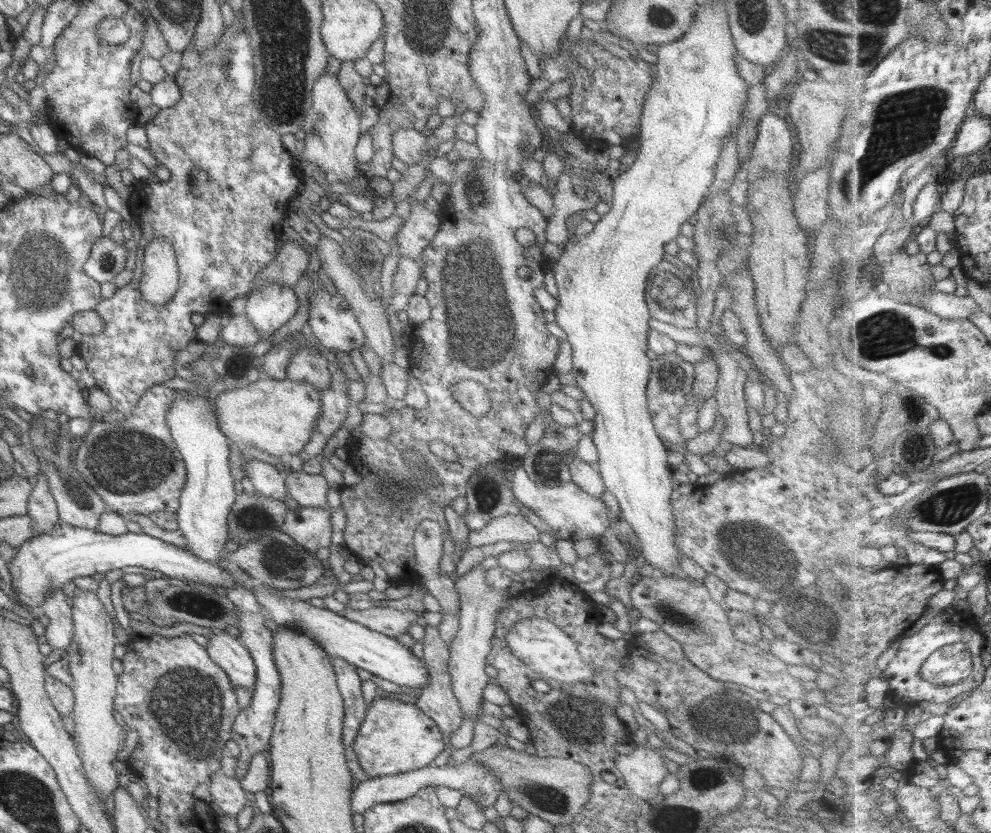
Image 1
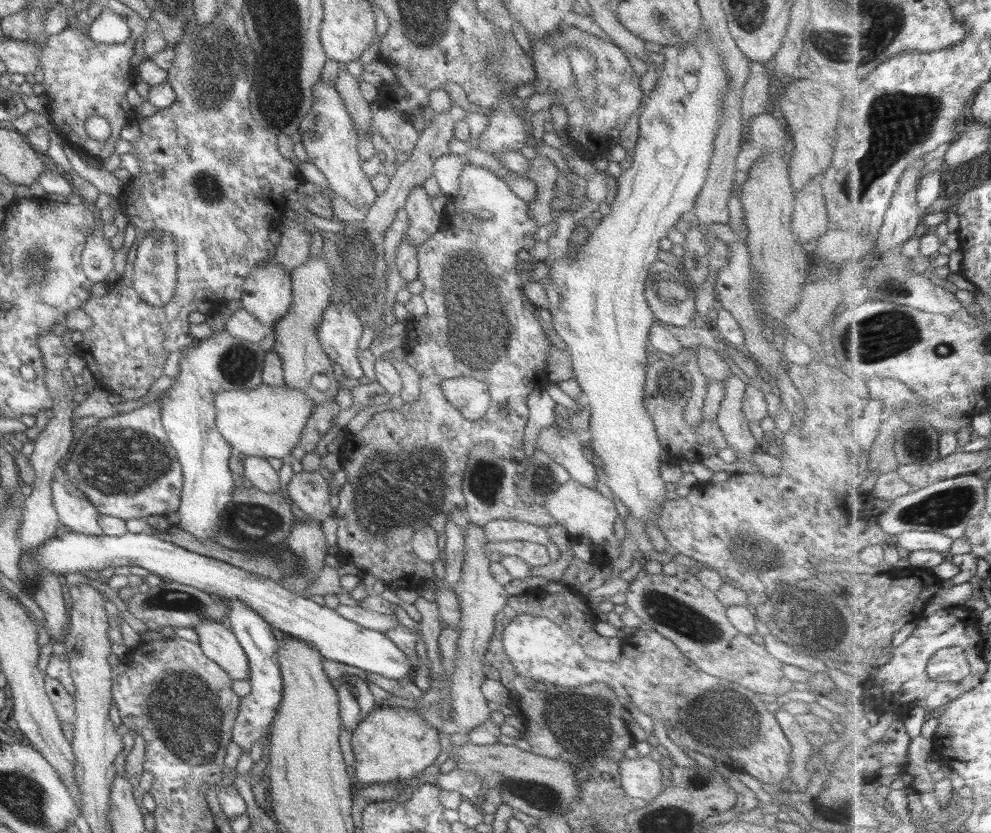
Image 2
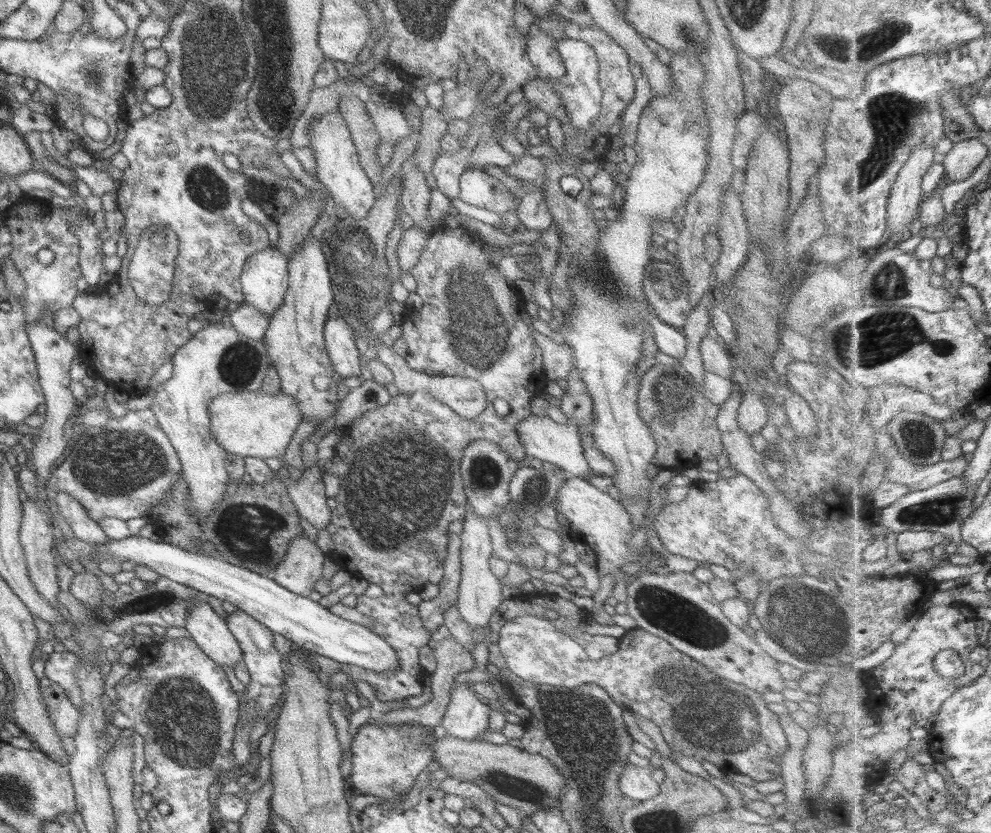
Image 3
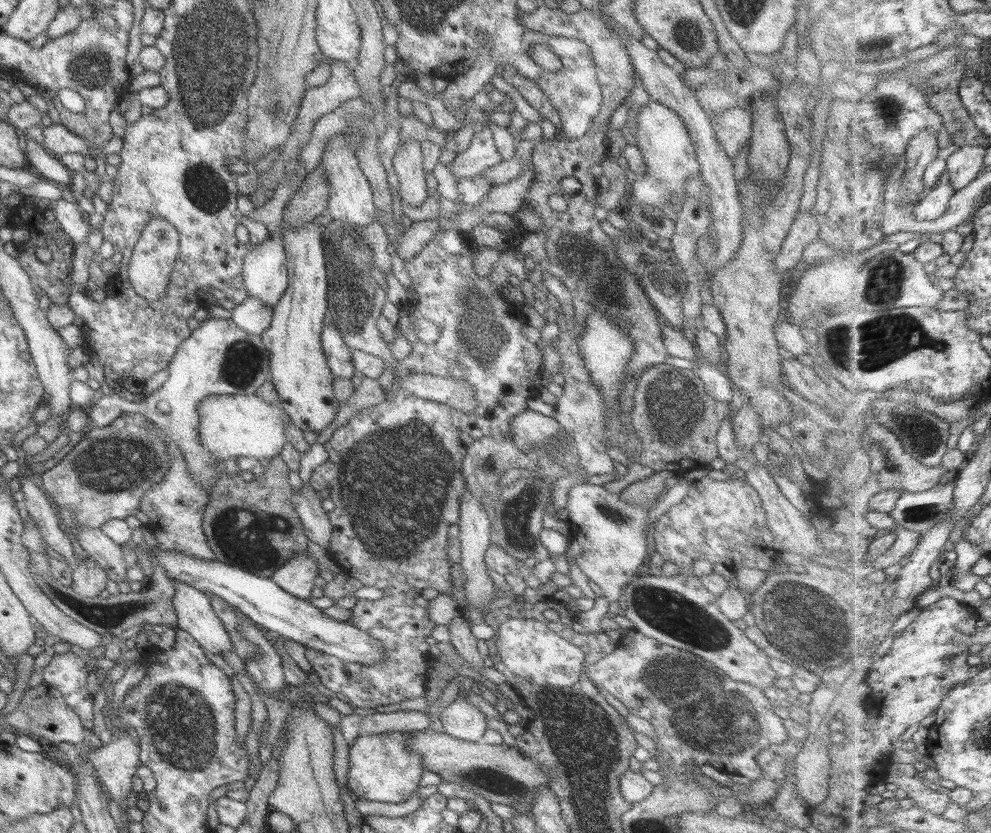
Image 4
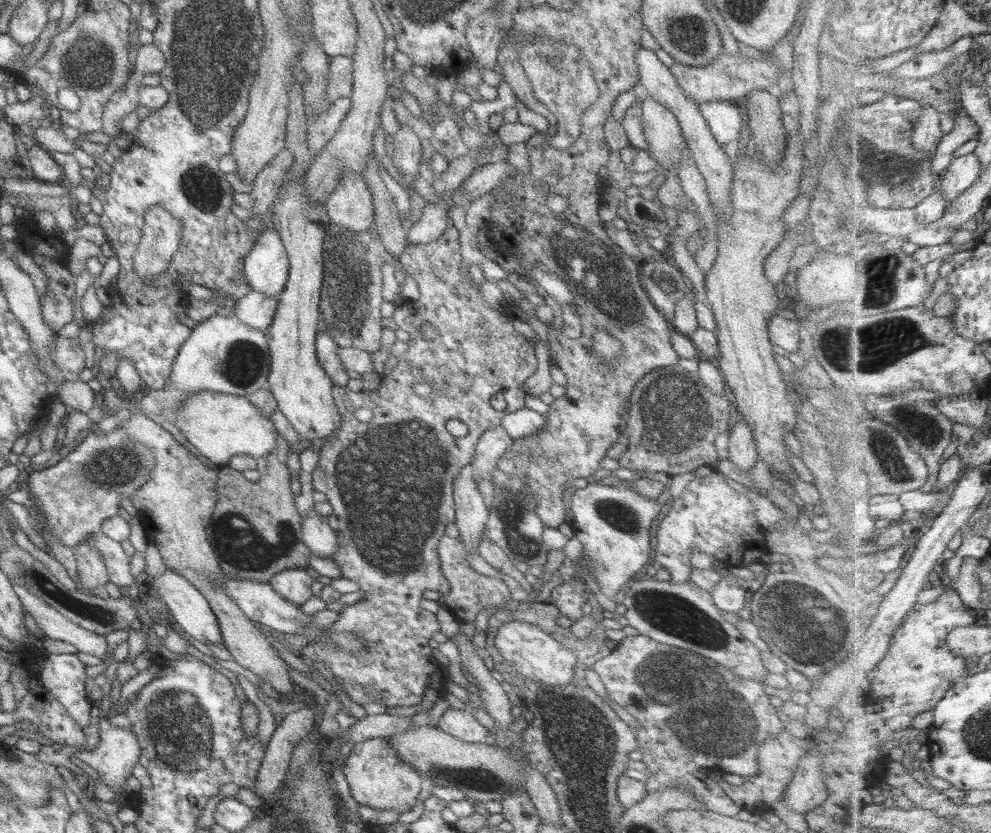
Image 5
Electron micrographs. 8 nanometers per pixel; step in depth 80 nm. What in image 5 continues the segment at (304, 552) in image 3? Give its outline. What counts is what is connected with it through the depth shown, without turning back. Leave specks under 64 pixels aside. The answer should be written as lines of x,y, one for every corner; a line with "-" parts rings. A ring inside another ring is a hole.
293,567
277,572
269,579
271,588
286,601
297,605
311,598
309,586
314,579
305,571
305,567

